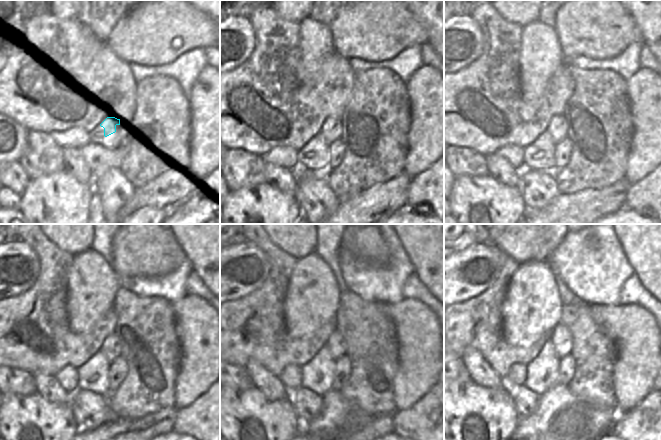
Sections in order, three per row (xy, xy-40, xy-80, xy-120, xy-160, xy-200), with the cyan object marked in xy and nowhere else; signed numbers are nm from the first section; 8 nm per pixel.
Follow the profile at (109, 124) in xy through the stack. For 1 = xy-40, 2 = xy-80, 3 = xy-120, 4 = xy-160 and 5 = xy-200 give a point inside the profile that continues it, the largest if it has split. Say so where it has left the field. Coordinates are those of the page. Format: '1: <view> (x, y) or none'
1: xy-40 (331, 130)
2: xy-80 (557, 127)
3: xy-120 (111, 347)
4: xy-160 (336, 343)
5: xy-200 (561, 338)

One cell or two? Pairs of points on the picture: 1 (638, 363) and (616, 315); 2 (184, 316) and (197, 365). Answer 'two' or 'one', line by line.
1: one
2: one

